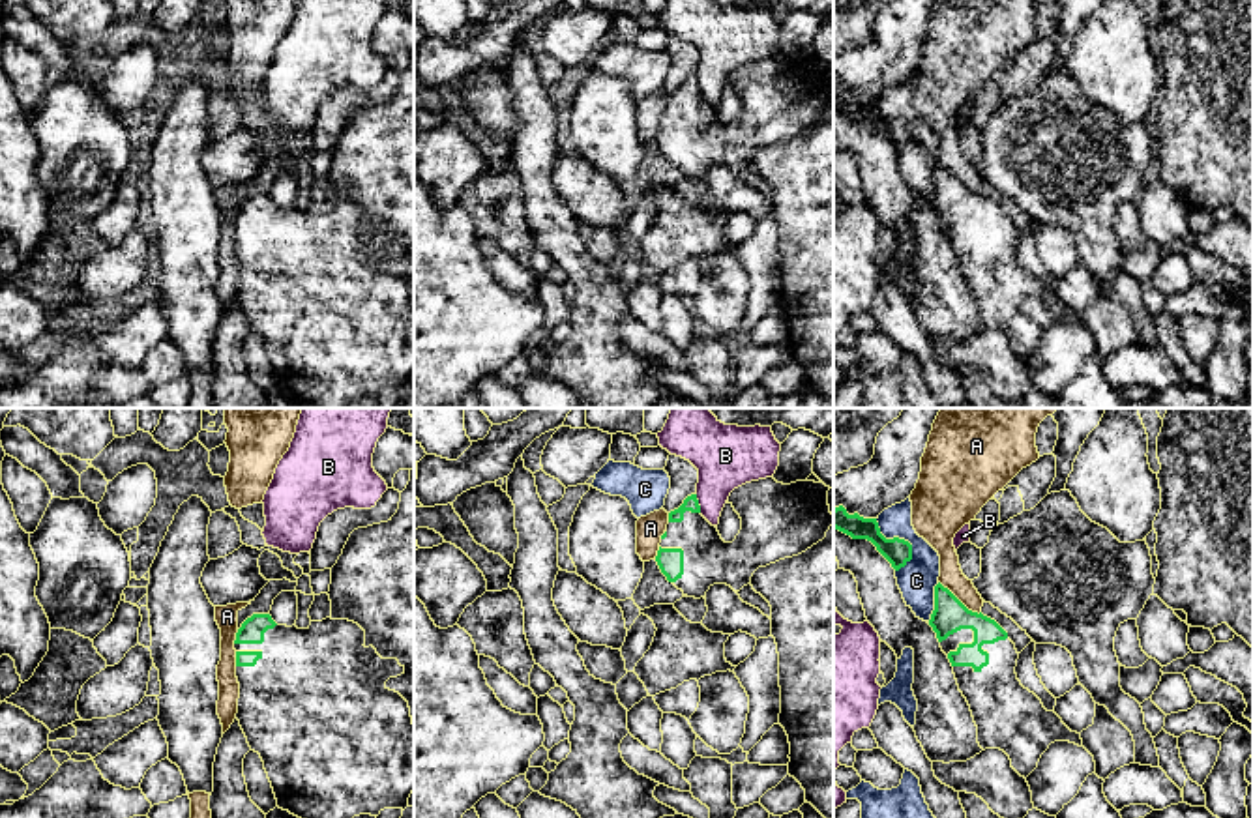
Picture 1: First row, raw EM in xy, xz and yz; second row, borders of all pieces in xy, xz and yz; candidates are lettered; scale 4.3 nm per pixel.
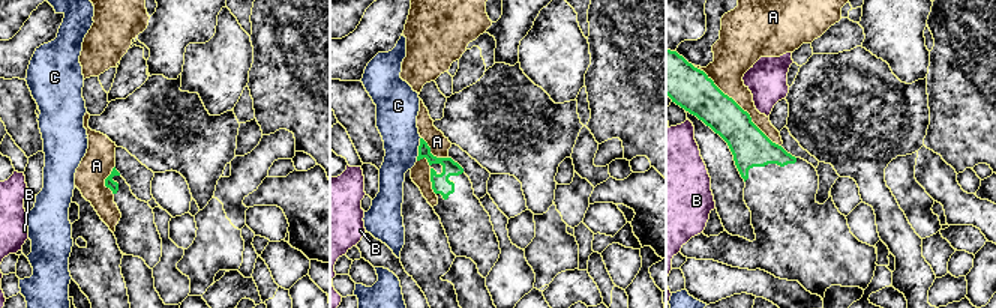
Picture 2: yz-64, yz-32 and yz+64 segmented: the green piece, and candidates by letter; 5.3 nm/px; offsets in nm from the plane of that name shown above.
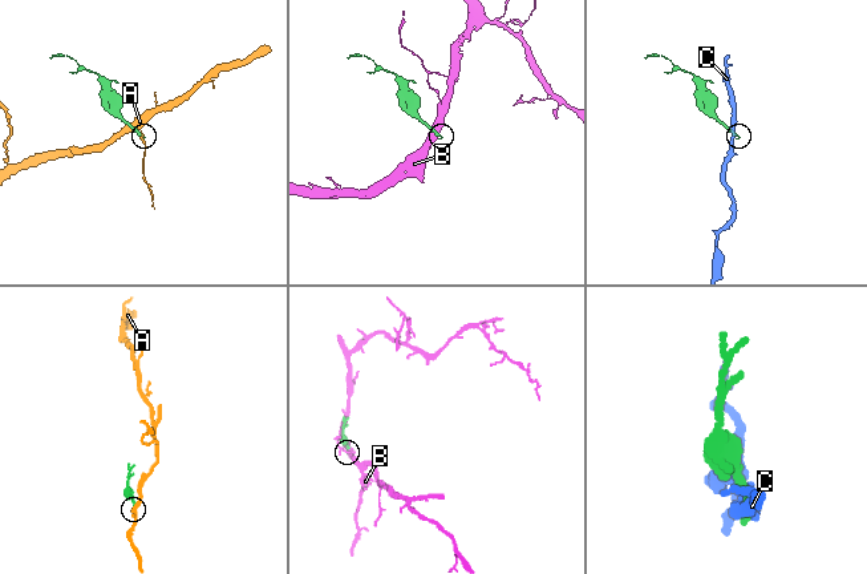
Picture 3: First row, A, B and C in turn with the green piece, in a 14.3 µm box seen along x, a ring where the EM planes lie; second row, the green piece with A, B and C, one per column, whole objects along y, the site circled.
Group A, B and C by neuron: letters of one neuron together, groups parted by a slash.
A / B / C

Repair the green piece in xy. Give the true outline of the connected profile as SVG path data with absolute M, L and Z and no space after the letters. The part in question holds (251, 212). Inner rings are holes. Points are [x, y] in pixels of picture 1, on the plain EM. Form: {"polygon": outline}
{"polygon": "M253 195L236 213L236 299L264 343L277 387L315 408L346 408L360 395L405 391L414 372L410 288L386 268L405 247L363 225L358 204L332 198L298 210L277 206L270 195Z"}

